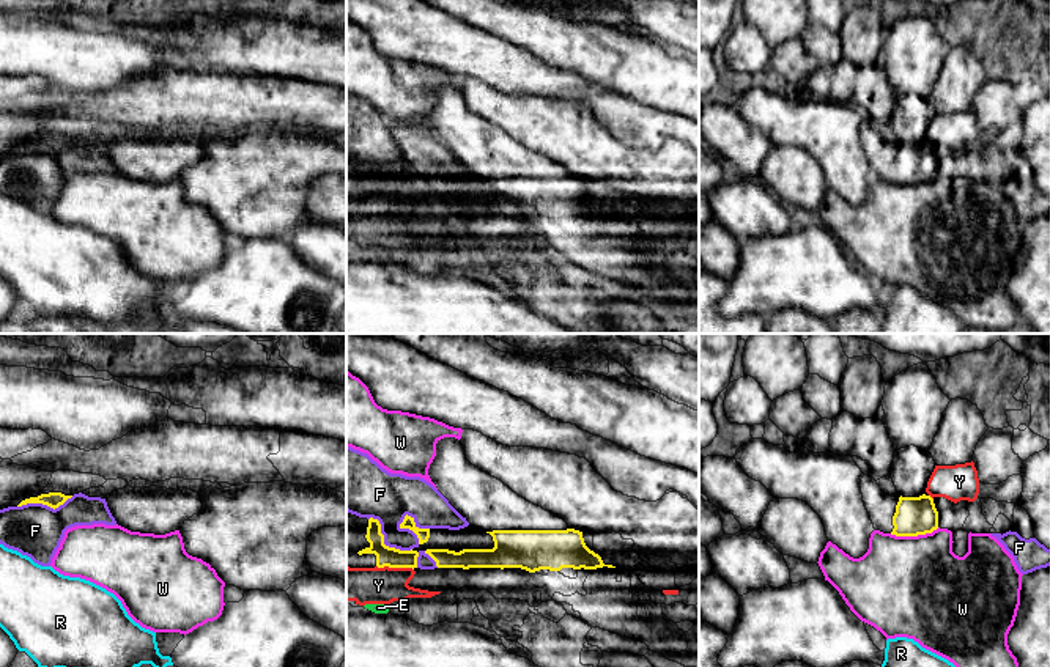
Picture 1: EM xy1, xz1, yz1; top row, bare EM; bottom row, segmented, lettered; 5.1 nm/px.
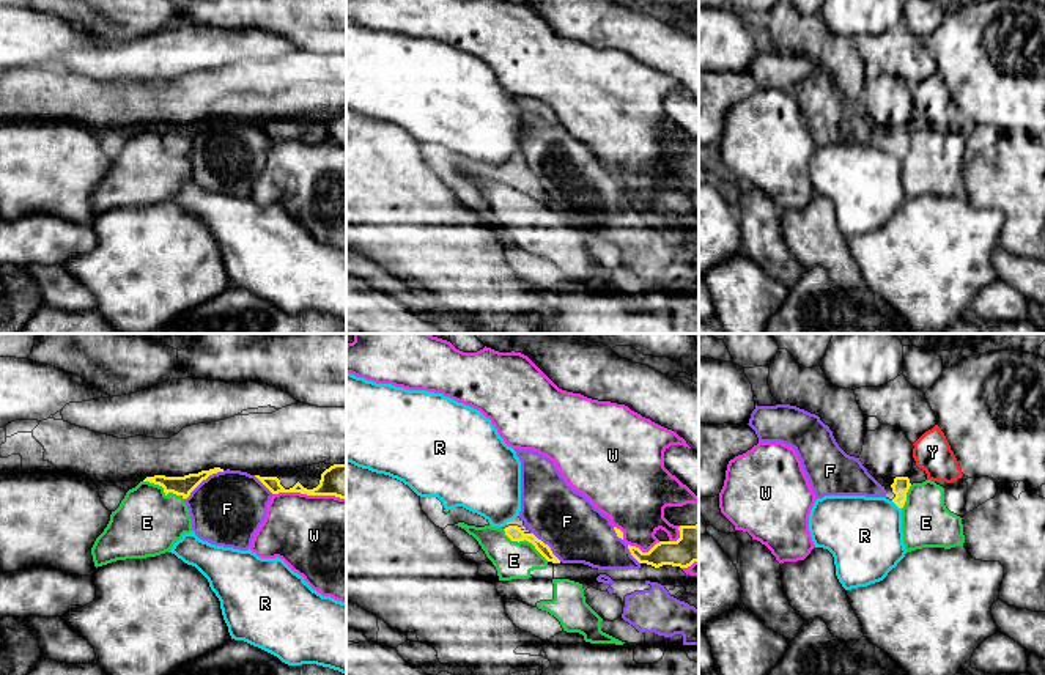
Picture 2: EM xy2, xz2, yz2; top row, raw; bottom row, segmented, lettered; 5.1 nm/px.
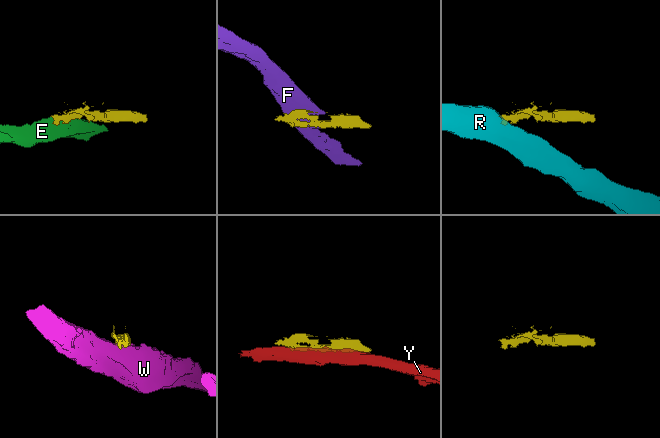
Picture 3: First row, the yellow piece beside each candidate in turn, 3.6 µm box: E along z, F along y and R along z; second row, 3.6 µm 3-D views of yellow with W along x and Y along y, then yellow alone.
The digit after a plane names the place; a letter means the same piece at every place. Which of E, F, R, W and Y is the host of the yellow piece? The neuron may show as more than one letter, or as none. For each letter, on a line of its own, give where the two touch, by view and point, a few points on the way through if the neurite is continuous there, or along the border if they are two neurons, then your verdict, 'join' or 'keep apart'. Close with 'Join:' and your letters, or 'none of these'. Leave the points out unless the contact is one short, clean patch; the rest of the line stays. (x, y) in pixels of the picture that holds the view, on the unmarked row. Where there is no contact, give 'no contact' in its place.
E: contact xz2 (524, 186); border xz2 (502, 177), (512, 188), (528, 188), (548, 208); keep apart
F: contact xz1 (406, 175); keep apart
R: contact yz2 (896, 151); border yz2 (891, 148), (900, 156); keep apart
W: contact xy2 (309, 142); keep apart
Y: contact xz1 (395, 214); keep apart
Join: none of these

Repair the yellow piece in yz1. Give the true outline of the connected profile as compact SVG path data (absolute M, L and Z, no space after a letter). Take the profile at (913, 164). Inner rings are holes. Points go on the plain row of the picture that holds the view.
M869 123L861 126L860 135L875 178L896 184L918 184L938 176L938 159L930 143L893 145Z

